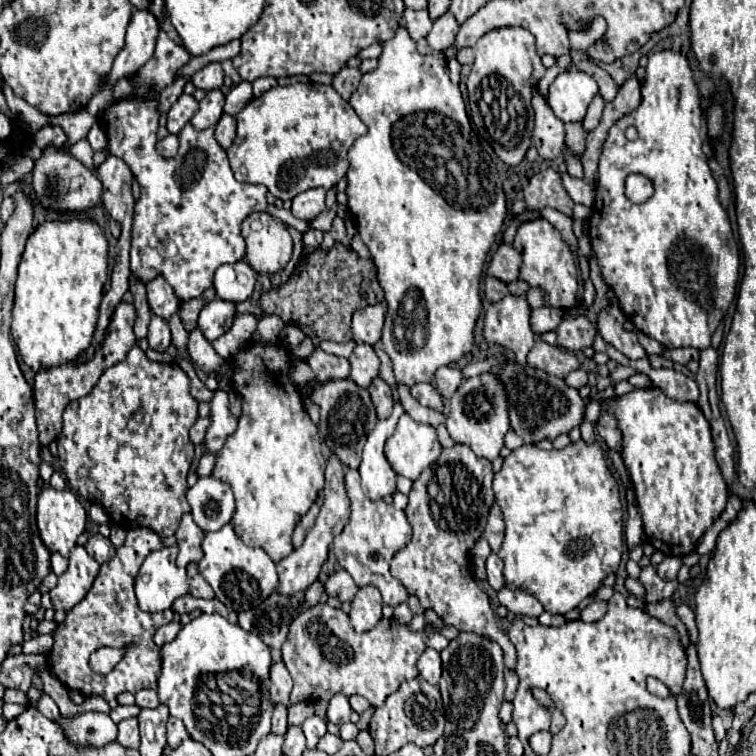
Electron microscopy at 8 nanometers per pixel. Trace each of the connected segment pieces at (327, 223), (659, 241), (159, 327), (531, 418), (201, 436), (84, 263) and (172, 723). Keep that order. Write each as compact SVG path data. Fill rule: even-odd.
M337 188L327 190L327 208L315 218L313 228L319 228L323 232L327 232L331 228L331 222L337 216L337 200L335 200L335 196L337 196Z
M673 48L653 52L649 56L647 78L645 78L645 86L643 86L641 96L643 96L641 106L637 110L633 110L631 114L623 116L619 122L615 122L613 128L609 130L609 134L607 134L605 144L603 144L603 152L601 152L601 158L599 158L599 180L597 180L597 188L595 188L597 190L597 196L595 196L595 204L591 208L593 212L591 212L591 218L589 218L589 238L591 238L591 246L593 246L593 252L595 252L597 260L599 260L599 266L601 266L601 272L603 272L605 282L609 284L609 288L619 298L619 306L621 306L623 314L641 332L645 332L649 338L661 342L665 348L687 348L689 346L689 348L703 350L703 348L709 348L711 346L711 336L713 336L713 332L717 330L717 326L719 326L719 322L723 318L723 310L719 308L719 304L731 304L731 300L735 298L737 278L739 278L739 248L737 248L737 242L733 238L729 216L727 216L727 212L723 210L723 206L719 202L717 182L711 176L711 170L709 170L709 164L707 164L707 156L703 152L703 138L701 138L703 112L701 112L699 90L697 90L697 84L695 84L695 78L693 78L693 70L689 66L689 60L681 52L675 52ZM629 126L635 126L637 132L639 132L637 140L633 140L633 142L625 138L625 128L629 128ZM629 174L643 174L643 176L647 176L653 182L655 194L647 202L635 204L635 202L631 202L625 196L625 178Z
M153 316L149 324L147 340L153 350L167 350L171 344L171 330L169 330L167 320L163 320L161 316Z
M507 362L499 370L499 378L505 384L507 400L511 406L511 428L527 444L537 444L545 438L555 440L559 434L569 434L573 428L583 424L587 402L575 388L567 386L565 380L531 366L519 366L515 362Z
M199 418L193 428L191 428L191 440L195 444L201 444L205 440L205 434L207 434L207 428L211 426L211 420L209 418Z
M45 222L29 236L15 284L11 336L33 372L65 366L89 348L105 280L107 240L95 222Z
M171 716L169 722L167 722L167 744L171 748L177 748L185 738L189 738L189 734L187 734L187 730L183 726L183 720Z

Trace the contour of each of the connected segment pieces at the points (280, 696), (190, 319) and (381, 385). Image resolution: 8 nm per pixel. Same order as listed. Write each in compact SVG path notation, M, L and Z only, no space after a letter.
M275 662L271 666L271 702L289 708L291 706L289 694L291 694L291 676L283 662Z
M195 298L195 300L189 300L189 302L183 302L181 308L179 308L179 314L181 314L181 320L183 320L183 326L187 330L193 330L195 322L197 322L197 316L203 308L205 300L203 298Z
M377 376L371 386L369 386L369 394L371 394L371 400L377 408L377 416L383 420L391 414L393 410L393 398L391 398L391 388Z

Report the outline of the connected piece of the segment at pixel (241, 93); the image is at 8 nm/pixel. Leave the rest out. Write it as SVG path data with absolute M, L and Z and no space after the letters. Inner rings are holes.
M241 82L239 86L235 86L233 90L229 90L227 94L227 102L225 102L225 112L229 116L237 116L239 110L253 98L251 94L251 84L249 82Z

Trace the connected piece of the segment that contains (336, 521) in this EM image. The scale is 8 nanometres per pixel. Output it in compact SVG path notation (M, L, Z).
M331 456L327 470L325 470L325 488L323 488L323 506L321 512L315 520L315 526L307 532L303 544L299 548L295 548L287 558L283 558L277 564L277 574L279 574L279 588L277 592L283 596L295 596L305 592L317 578L321 572L321 566L327 560L327 552L329 552L329 544L333 542L335 534L339 534L343 530L343 526L347 524L349 518L349 500L345 494L345 486L343 486L343 466L337 460L337 456Z

